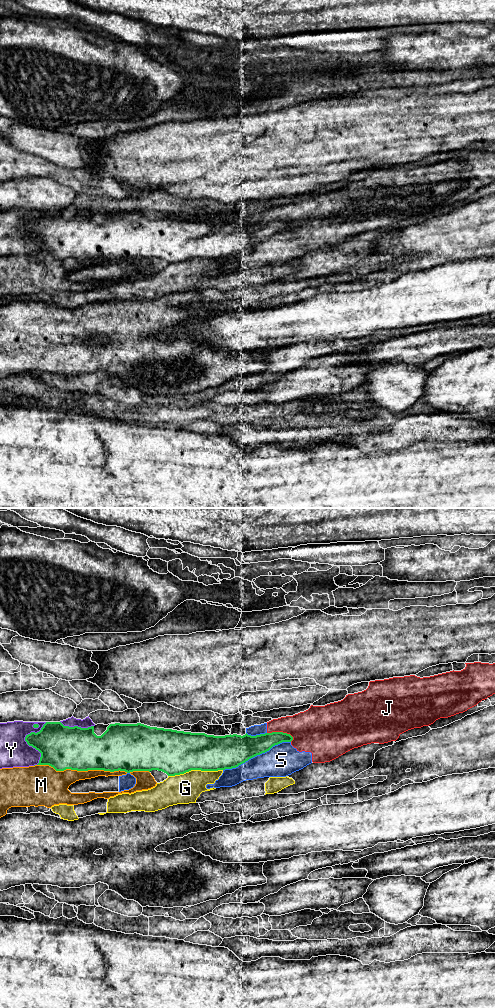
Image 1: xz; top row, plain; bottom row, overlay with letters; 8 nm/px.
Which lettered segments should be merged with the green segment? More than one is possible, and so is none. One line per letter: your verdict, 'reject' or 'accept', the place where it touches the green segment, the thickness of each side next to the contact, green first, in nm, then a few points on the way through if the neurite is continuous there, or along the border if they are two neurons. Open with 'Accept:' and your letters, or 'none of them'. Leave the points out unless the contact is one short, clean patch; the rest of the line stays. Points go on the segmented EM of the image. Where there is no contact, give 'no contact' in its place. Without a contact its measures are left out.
Accept: none of them
G: reject; meets green in xz at (195, 769); 360 nm thick on the green side, 240 nm on the other
J: reject; meets green in xz at (281, 732); 160 nm thick on the green side, 340 nm on the other
M: reject; meets green in xz at (82, 770); 360 nm thick on the green side, 220 nm on the other
S: reject; meets green in xz at (256, 755); 280 nm thick on the green side, 260 nm on the other
Y: reject; meets green in xz at (25, 740); 300 nm thick on the green side, 240 nm on the other

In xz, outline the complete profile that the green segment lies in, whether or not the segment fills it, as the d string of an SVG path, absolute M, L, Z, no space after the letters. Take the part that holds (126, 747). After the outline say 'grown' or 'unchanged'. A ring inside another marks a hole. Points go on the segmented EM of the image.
M46 722L39 732L31 732L25 737L27 744L41 753L37 765L49 765L56 771L71 769L77 771L104 770L114 772L120 770L130 773L133 771L150 772L158 770L168 776L184 774L191 770L218 771L236 768L249 759L269 751L273 746L282 742L291 742L292 740L293 737L290 734L283 732L265 733L256 736L251 736L247 733L243 736L237 734L214 736L205 733L150 727L141 723L110 724L101 736L97 736L94 733L94 726L88 728L69 727L64 726L61 722Z; unchanged

